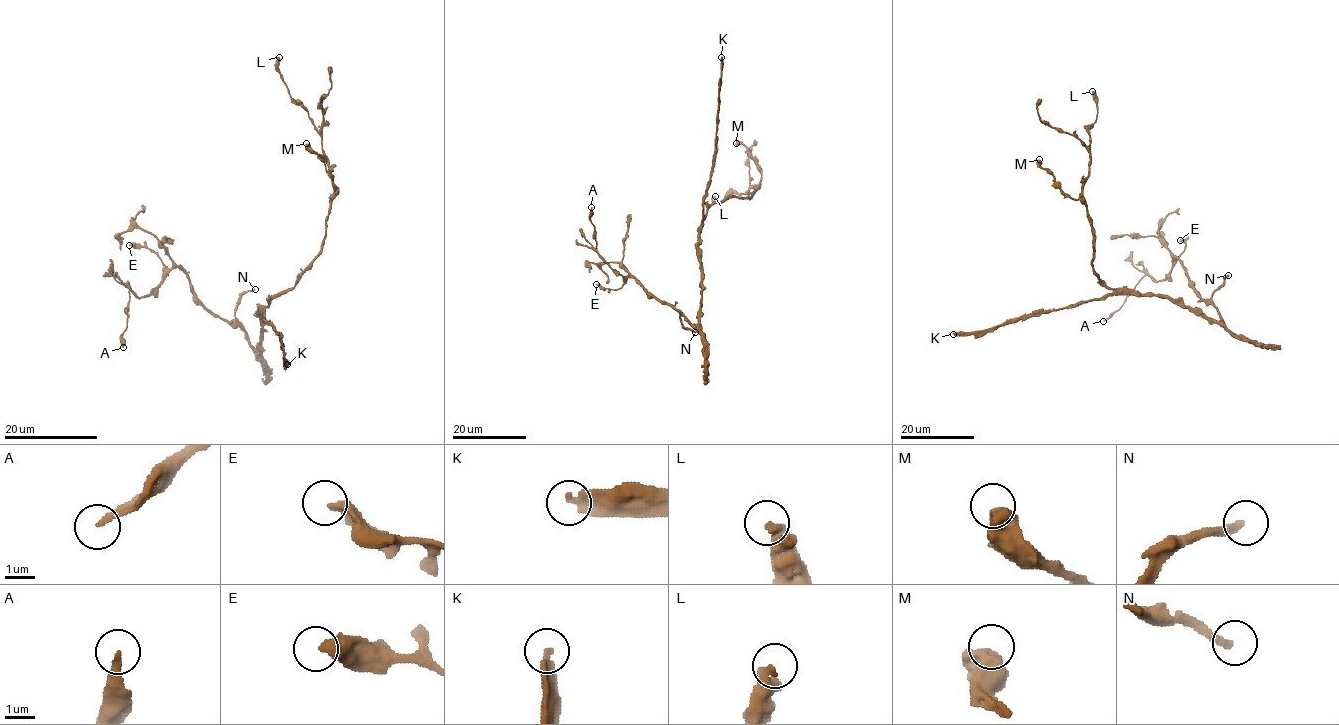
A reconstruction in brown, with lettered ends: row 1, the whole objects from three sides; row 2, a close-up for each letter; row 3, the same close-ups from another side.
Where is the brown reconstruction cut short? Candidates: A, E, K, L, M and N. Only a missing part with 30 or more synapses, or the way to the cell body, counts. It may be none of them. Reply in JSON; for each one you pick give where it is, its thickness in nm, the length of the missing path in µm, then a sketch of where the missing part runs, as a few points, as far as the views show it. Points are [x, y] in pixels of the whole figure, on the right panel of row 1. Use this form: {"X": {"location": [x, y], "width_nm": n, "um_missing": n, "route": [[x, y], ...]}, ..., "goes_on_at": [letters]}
{"K": {"location": [953, 334], "width_nm": 320, "um_missing": 60}, "N": {"location": [1228, 275], "width_nm": 260, "um_missing": 50, "route": [[1228, 275], [1231, 268], [1230, 245], [1200, 213], [1181, 199], [1166, 195], [1149, 212], [1163, 230]]}, "goes_on_at": ["K", "N"]}

